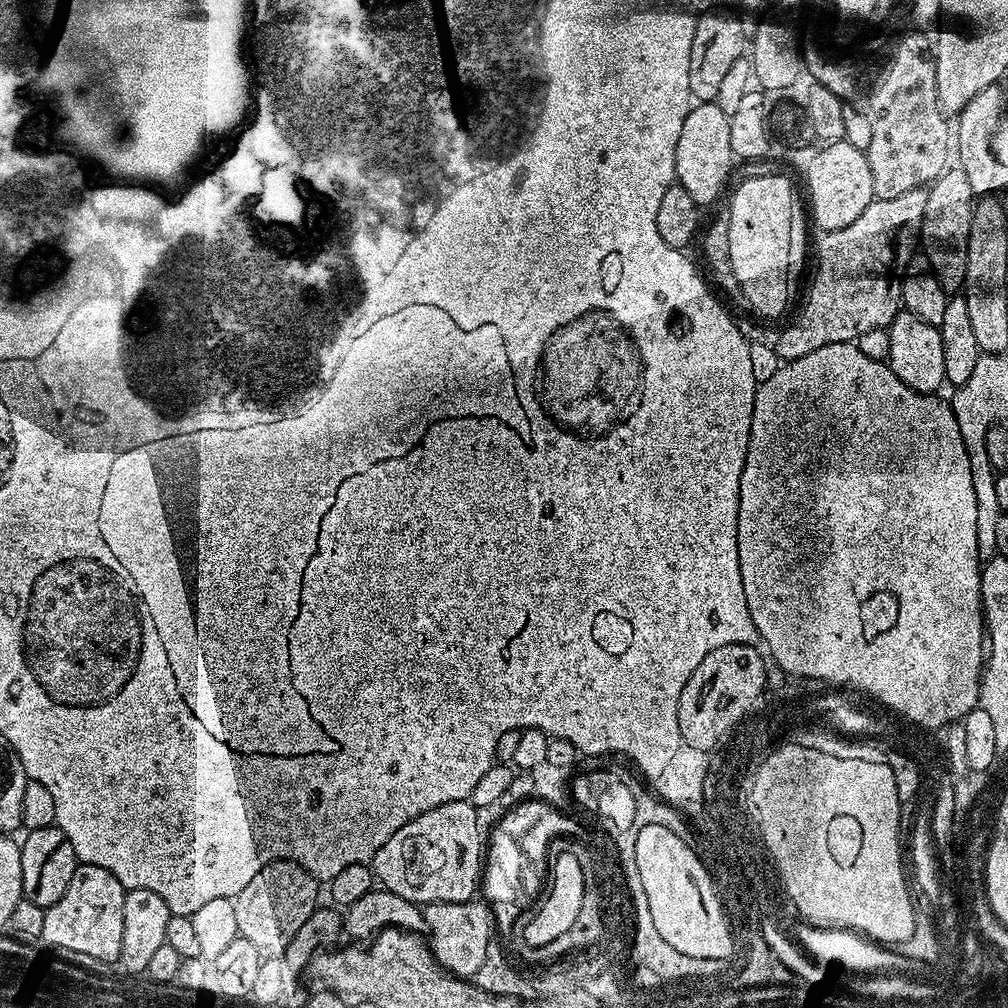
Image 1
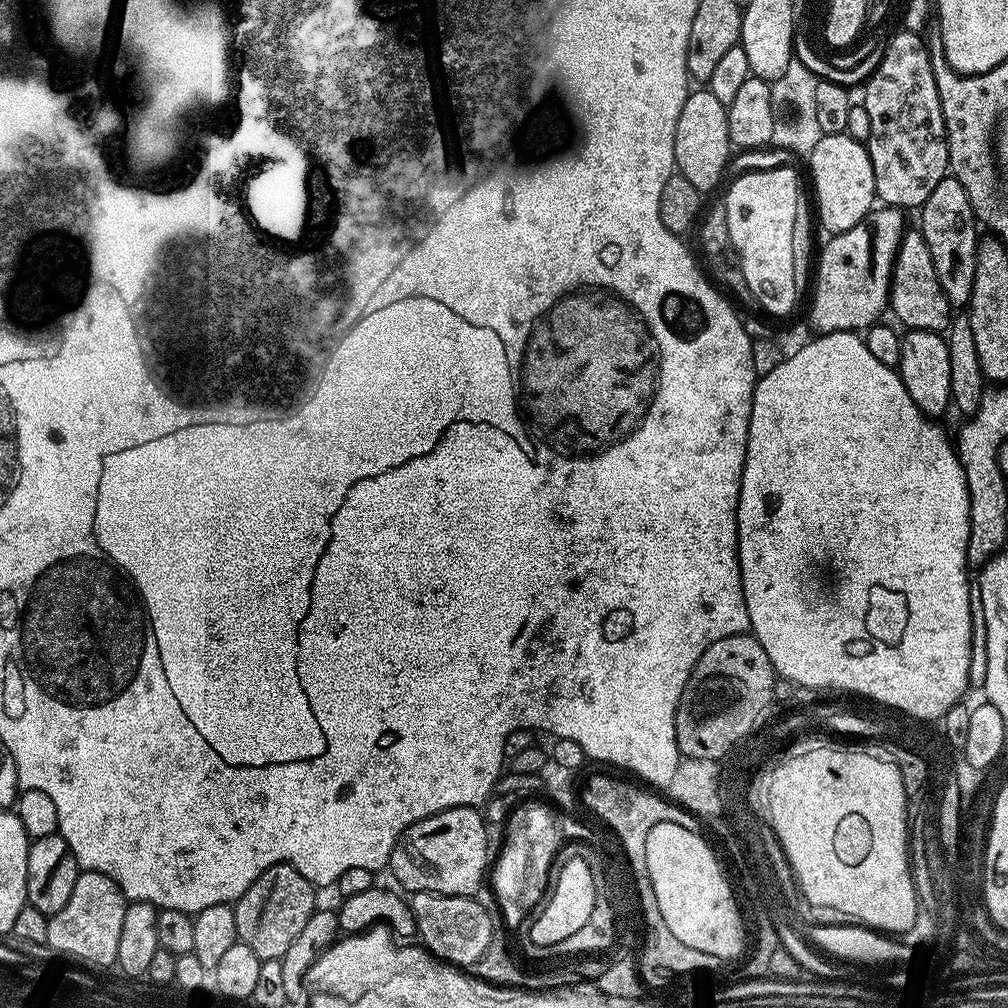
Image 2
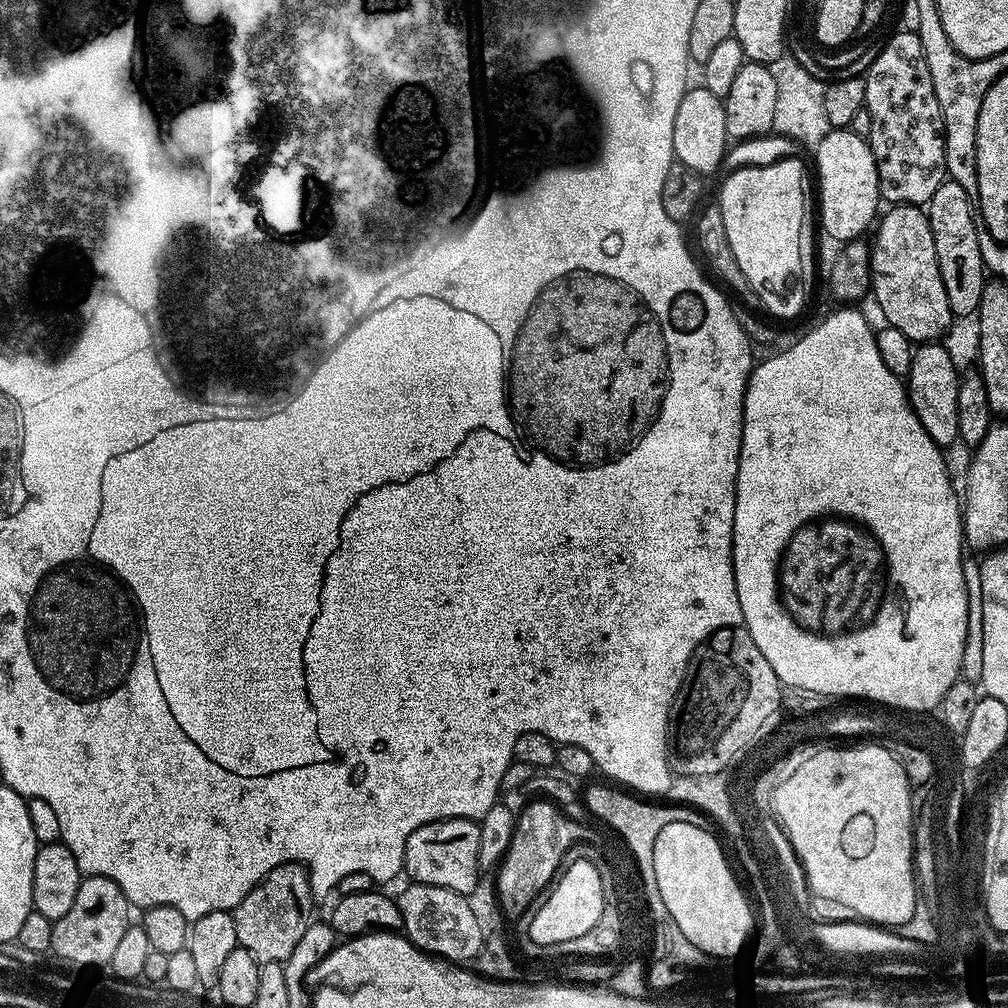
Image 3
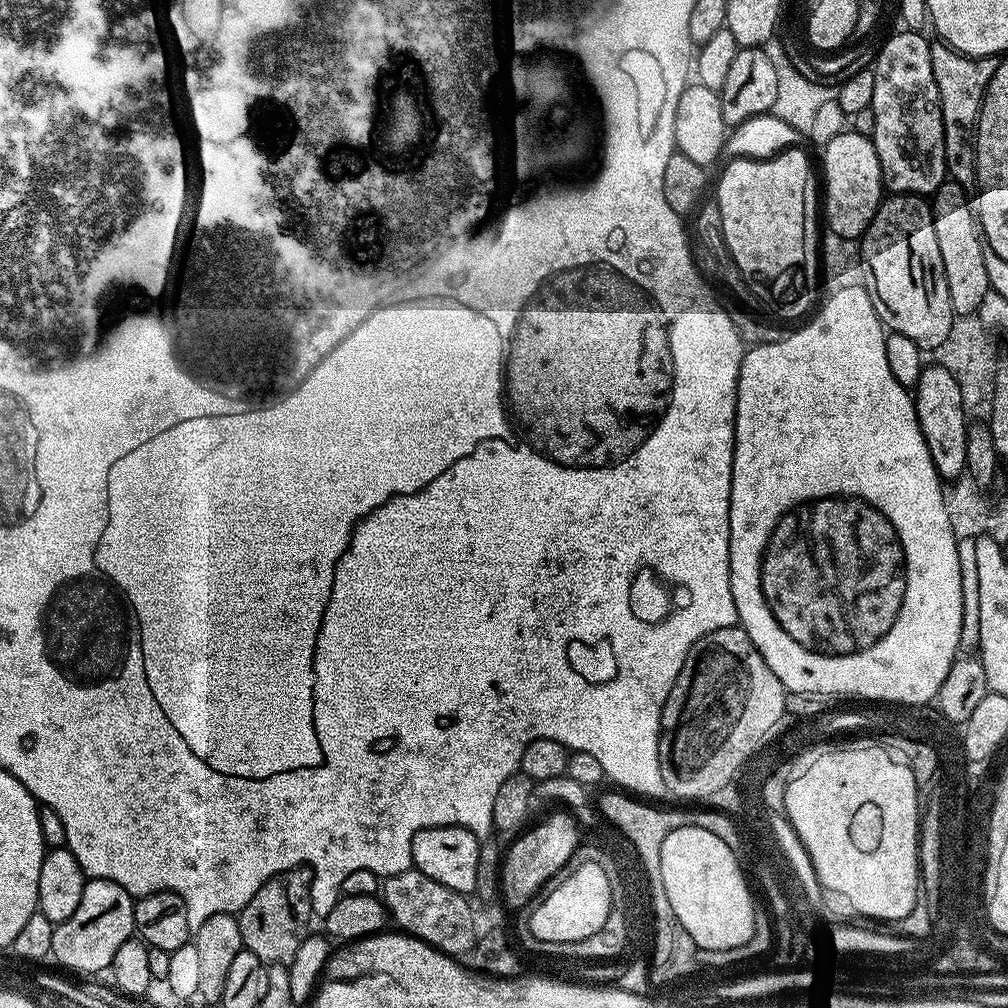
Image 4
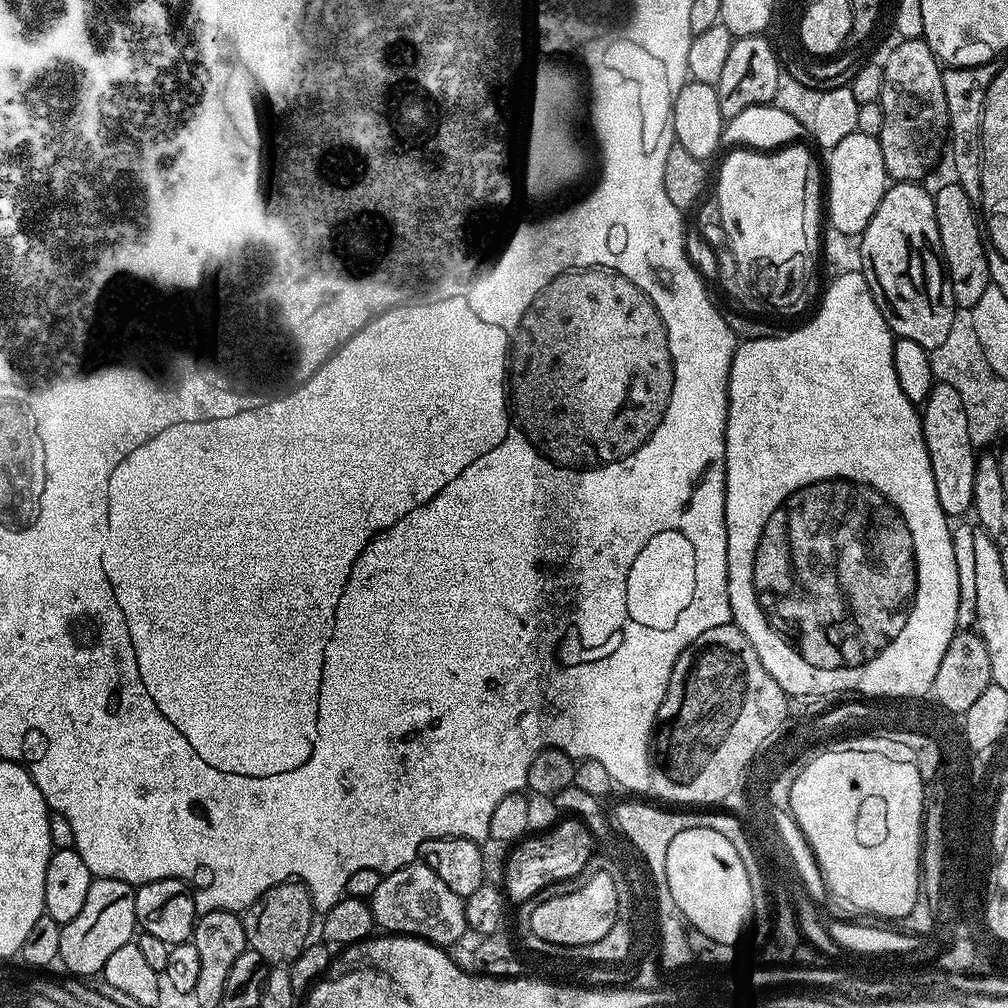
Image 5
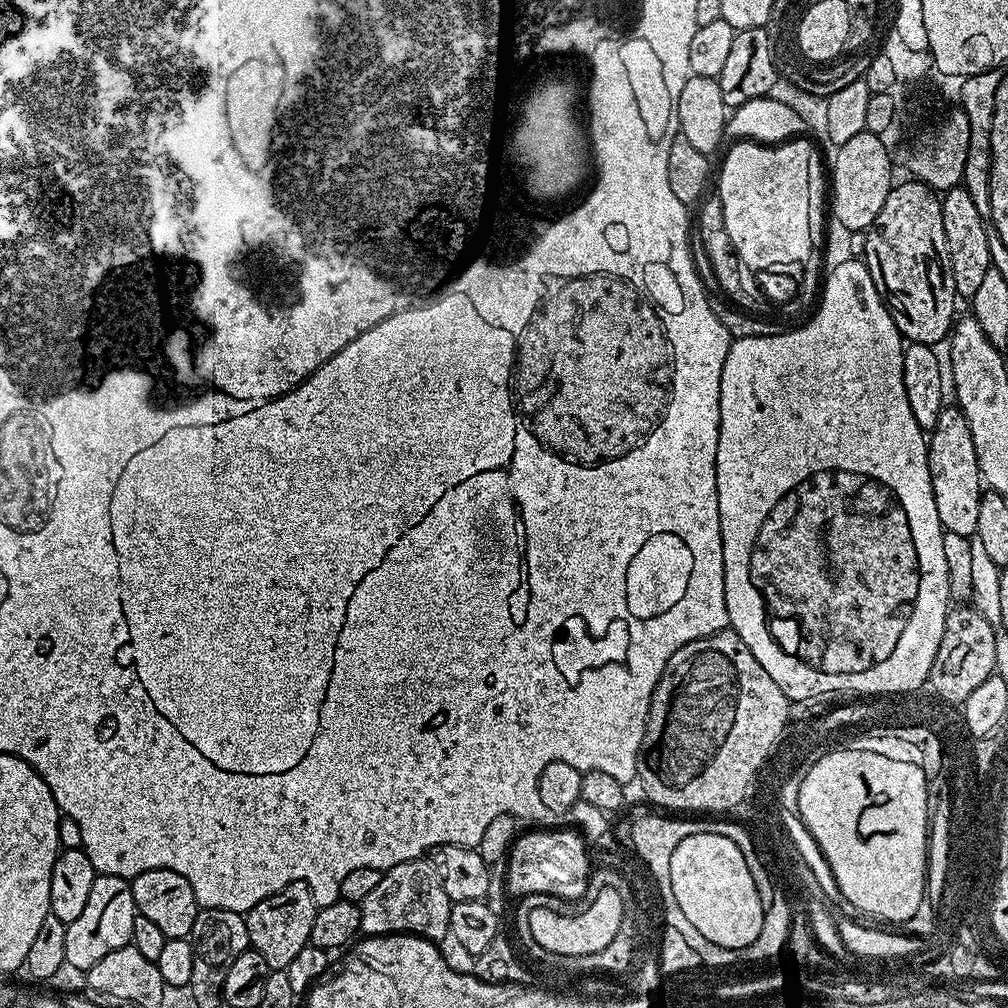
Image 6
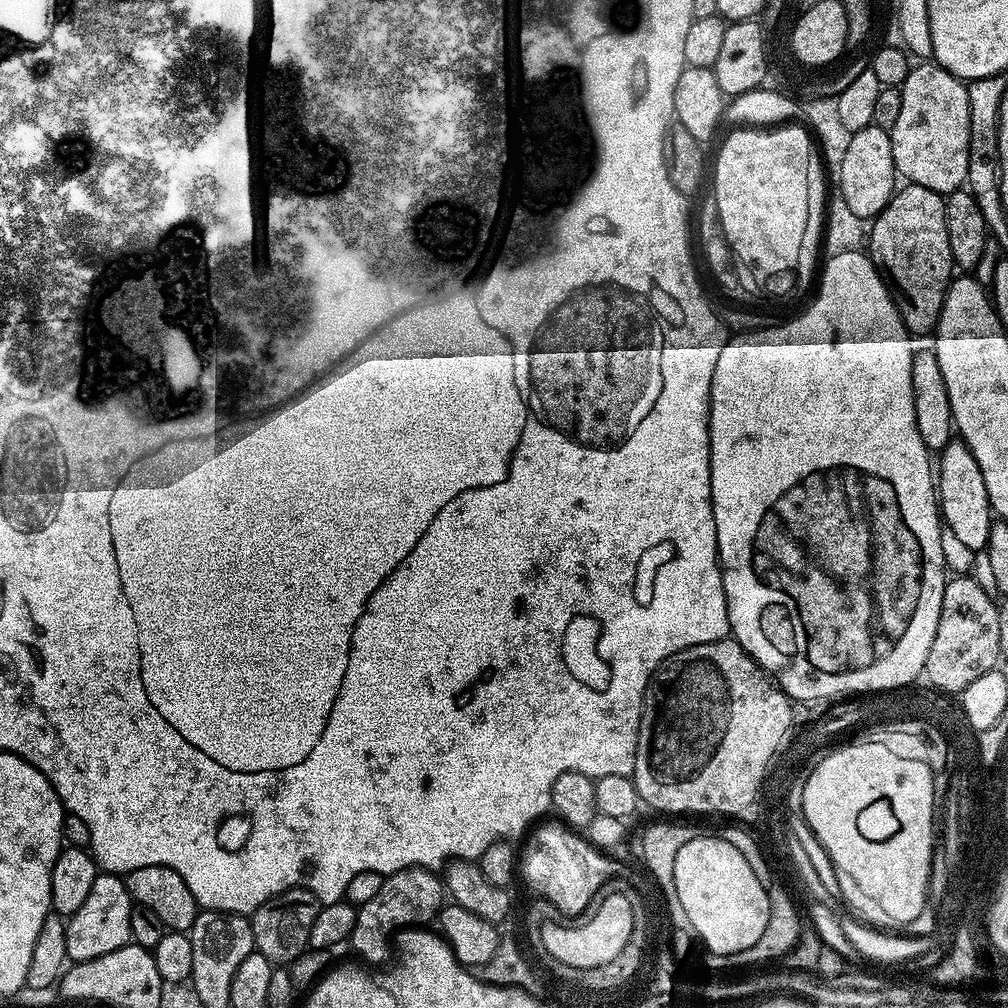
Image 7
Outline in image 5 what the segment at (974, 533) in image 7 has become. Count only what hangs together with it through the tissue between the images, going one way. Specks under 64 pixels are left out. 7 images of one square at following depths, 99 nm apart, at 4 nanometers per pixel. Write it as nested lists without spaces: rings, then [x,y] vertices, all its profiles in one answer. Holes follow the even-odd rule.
[[[934,383],[922,403],[920,425],[924,431],[926,450],[930,458],[930,470],[934,474],[934,490],[938,490],[938,506],[945,516],[955,518],[973,507],[974,474],[977,449],[972,447],[966,430],[966,409],[962,406],[961,395],[954,387]]]

